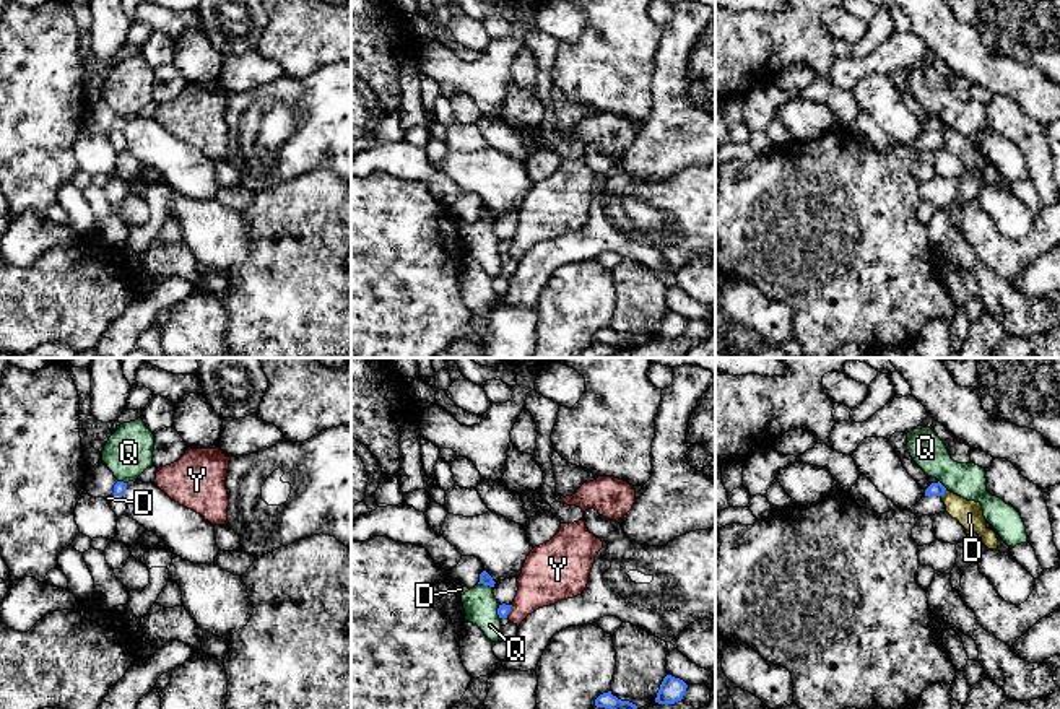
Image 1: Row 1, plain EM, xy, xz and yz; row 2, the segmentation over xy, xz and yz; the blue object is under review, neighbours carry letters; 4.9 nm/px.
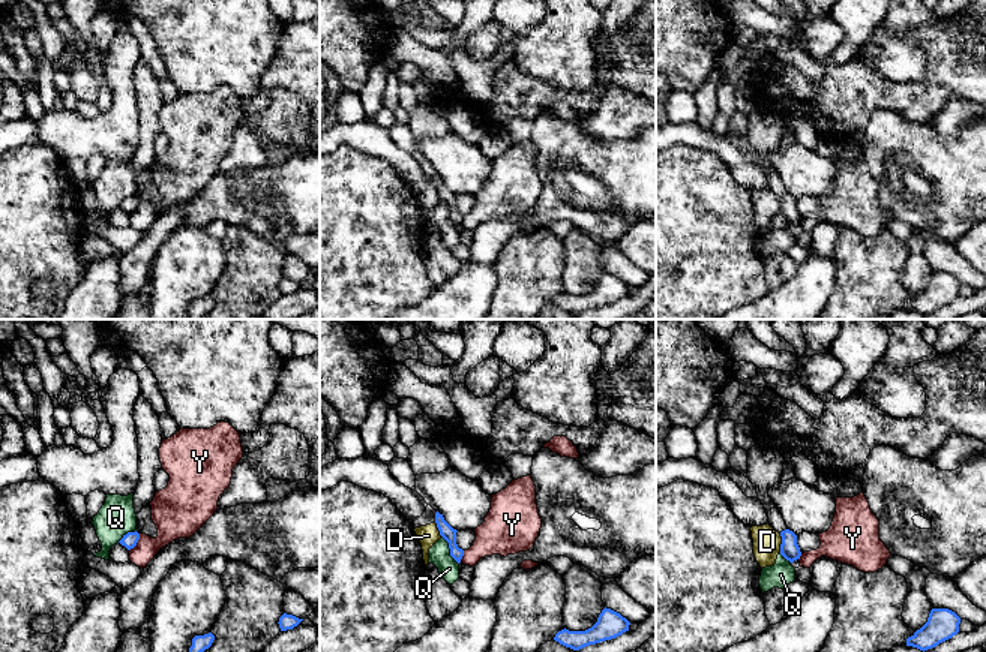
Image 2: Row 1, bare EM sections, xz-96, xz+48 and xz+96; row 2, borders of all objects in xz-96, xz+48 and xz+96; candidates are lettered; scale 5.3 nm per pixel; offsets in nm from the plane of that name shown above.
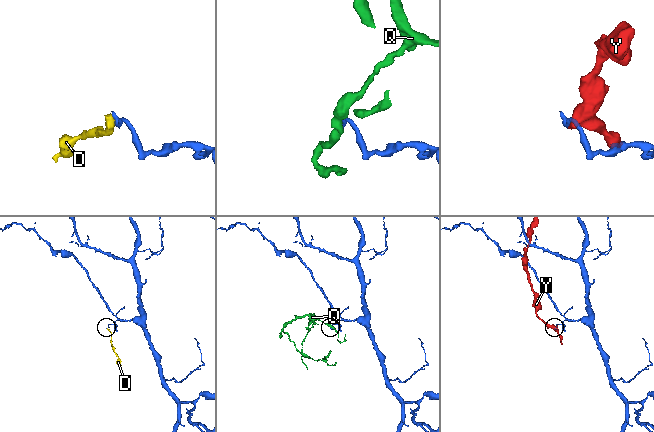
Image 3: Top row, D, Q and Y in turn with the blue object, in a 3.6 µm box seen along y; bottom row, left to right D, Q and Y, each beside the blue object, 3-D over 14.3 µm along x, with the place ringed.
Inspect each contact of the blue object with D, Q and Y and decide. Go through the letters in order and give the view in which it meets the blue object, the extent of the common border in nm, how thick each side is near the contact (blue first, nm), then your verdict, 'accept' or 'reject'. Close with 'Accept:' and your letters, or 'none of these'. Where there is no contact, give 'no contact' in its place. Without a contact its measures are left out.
D: contact in yz; length 50 nm; calibres 60 and 140 nm; reject
Q: contact in xz; length 80 nm; calibres 60 and 160 nm; reject
Y: contact in xz; length 70 nm; calibres 60 and 260 nm; reject
Accept: none of these

